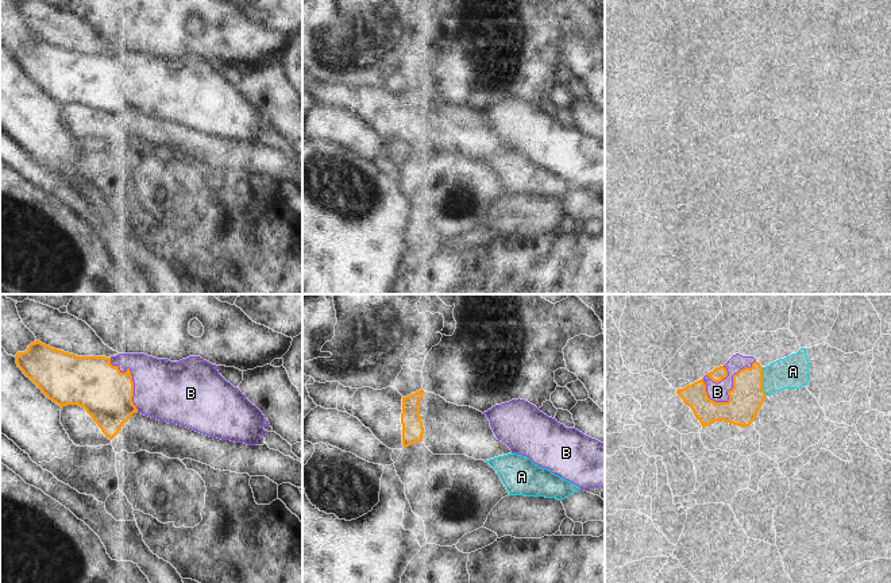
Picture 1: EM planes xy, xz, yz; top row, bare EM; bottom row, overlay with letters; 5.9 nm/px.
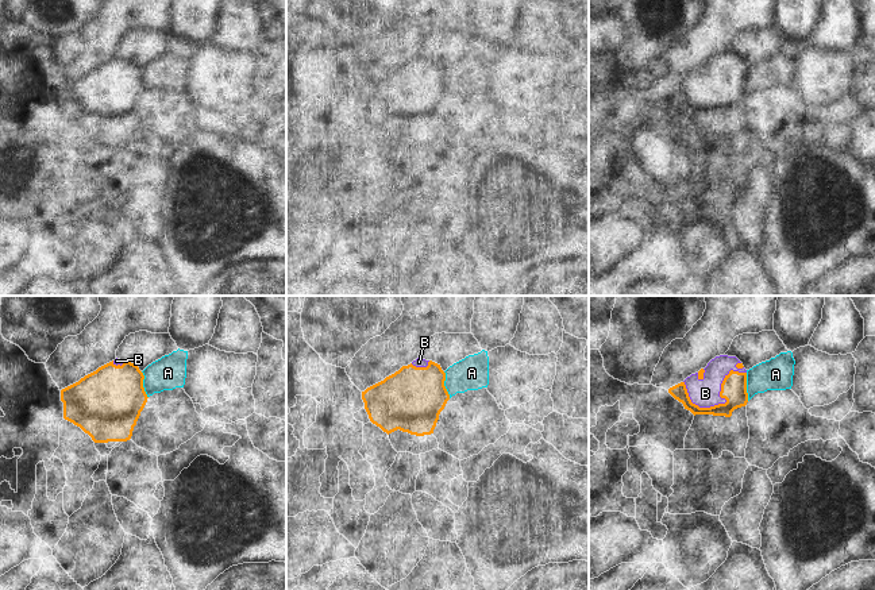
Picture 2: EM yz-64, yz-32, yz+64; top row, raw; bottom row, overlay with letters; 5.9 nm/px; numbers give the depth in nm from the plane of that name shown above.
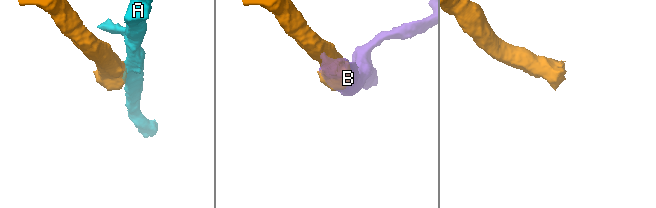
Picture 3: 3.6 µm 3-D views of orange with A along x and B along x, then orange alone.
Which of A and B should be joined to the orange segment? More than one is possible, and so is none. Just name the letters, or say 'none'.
B

